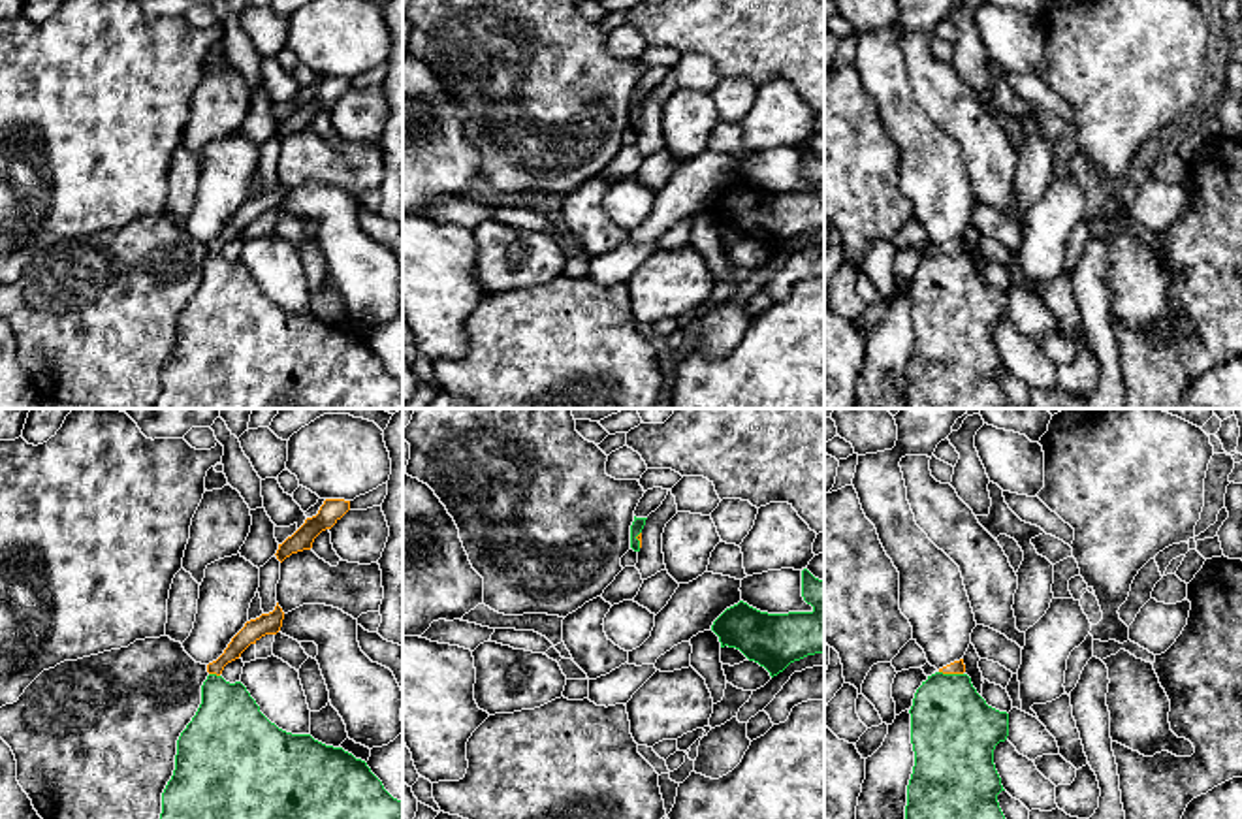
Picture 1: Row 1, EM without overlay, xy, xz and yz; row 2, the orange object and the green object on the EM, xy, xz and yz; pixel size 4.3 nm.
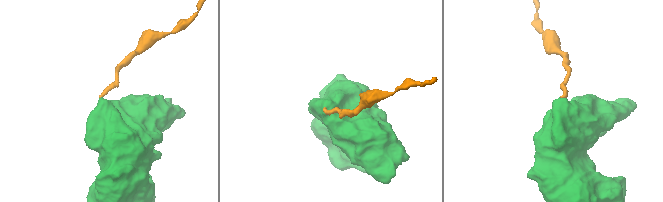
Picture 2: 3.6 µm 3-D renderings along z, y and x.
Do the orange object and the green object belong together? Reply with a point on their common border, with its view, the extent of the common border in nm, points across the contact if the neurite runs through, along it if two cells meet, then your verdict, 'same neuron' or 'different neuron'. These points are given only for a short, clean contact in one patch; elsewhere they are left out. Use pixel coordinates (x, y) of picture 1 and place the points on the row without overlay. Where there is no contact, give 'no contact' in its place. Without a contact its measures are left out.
contact yz (951, 251); length 110 nm; border yz (939, 249), (962, 253); different neuron

